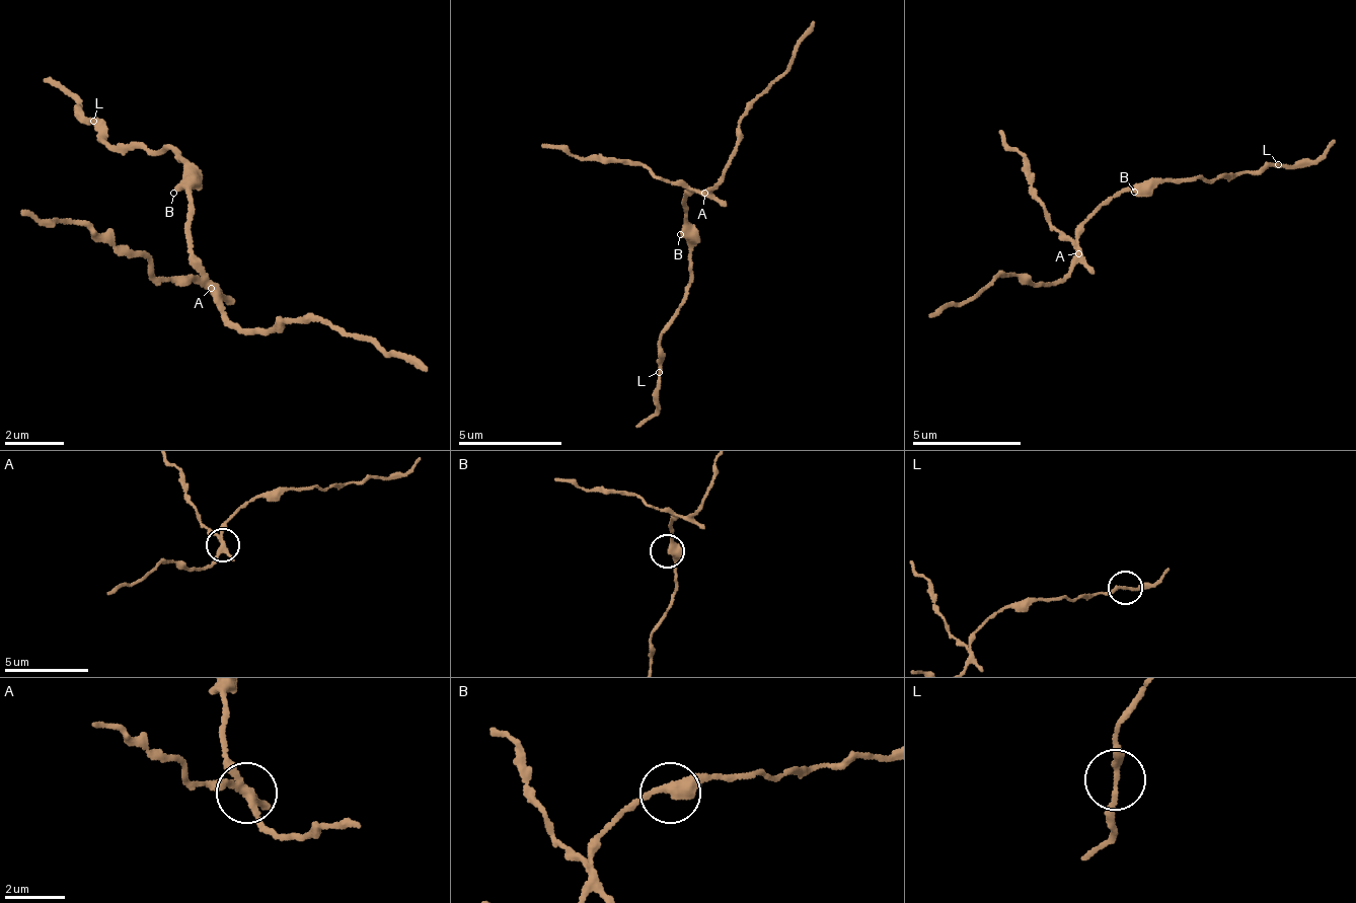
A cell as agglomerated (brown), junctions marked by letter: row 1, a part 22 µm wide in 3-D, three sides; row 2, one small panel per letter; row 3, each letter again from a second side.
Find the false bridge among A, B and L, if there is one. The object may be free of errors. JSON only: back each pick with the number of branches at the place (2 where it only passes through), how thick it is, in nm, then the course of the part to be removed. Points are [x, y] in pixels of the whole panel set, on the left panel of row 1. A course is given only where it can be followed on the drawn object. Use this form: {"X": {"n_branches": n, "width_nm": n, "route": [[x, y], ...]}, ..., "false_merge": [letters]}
{"A": {"n_branches": 3, "width_nm": 220, "route": [[209, 286], [163, 280], [140, 253], [24, 214]]}, "false_merge": ["A"]}

